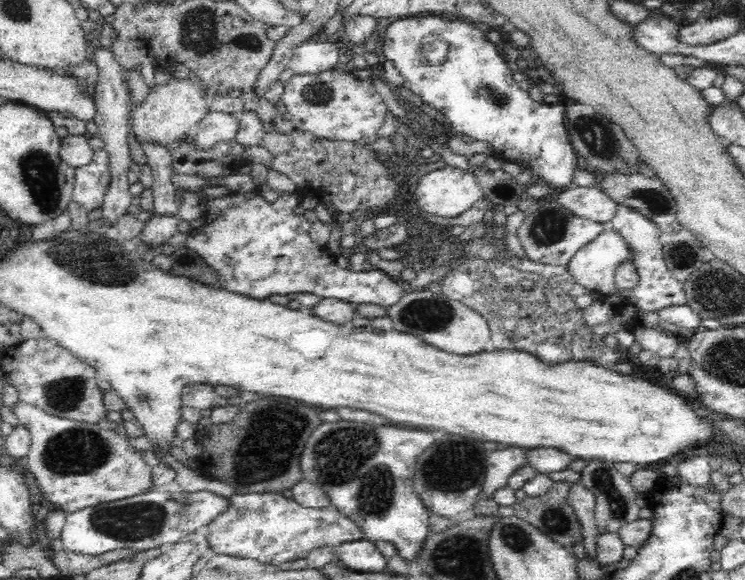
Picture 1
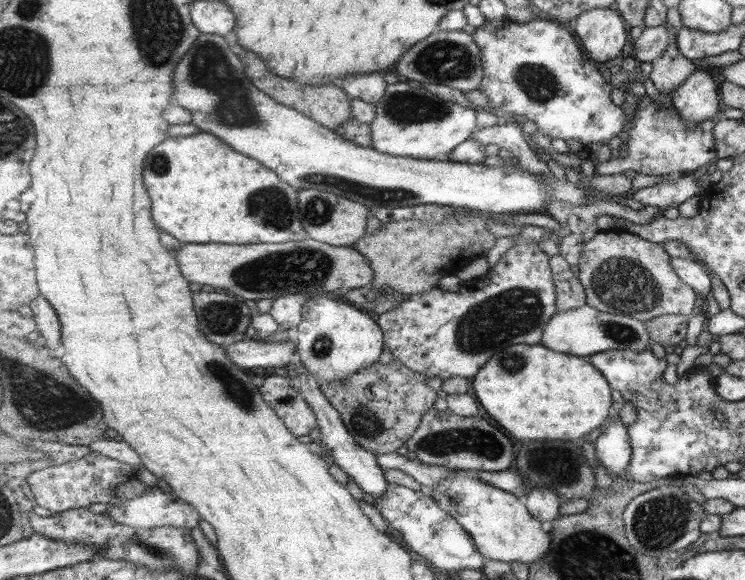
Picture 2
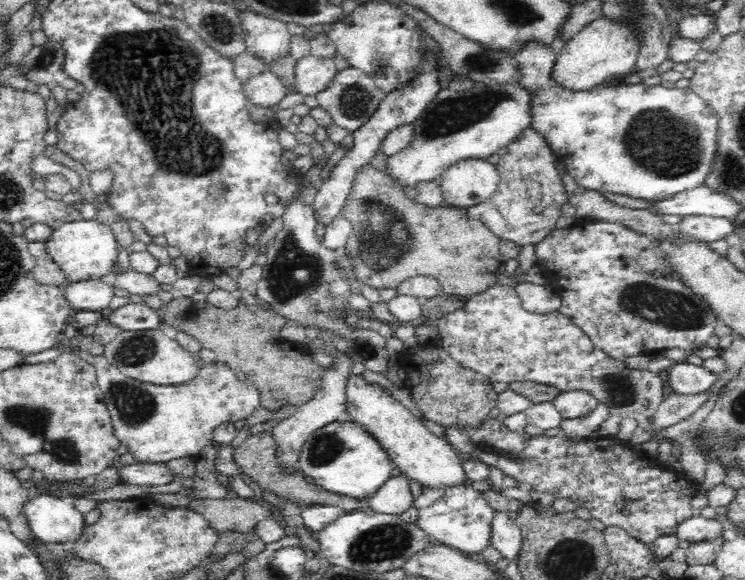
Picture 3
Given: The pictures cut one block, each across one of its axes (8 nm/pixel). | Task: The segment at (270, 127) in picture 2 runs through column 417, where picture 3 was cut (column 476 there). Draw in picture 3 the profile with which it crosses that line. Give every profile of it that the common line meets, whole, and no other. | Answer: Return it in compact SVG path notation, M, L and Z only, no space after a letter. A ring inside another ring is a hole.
M465 159L442 171L437 181L446 206L468 209L497 191L499 172L486 160Z

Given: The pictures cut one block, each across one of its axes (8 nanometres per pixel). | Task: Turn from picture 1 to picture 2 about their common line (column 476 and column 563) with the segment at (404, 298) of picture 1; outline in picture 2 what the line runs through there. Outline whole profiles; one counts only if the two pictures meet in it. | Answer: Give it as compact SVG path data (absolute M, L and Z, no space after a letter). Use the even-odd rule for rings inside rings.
M587 303L581 308L556 314L546 326L541 344L559 352L583 357L620 348L641 352L650 348L653 340L645 321L637 320L632 316L601 312Z

